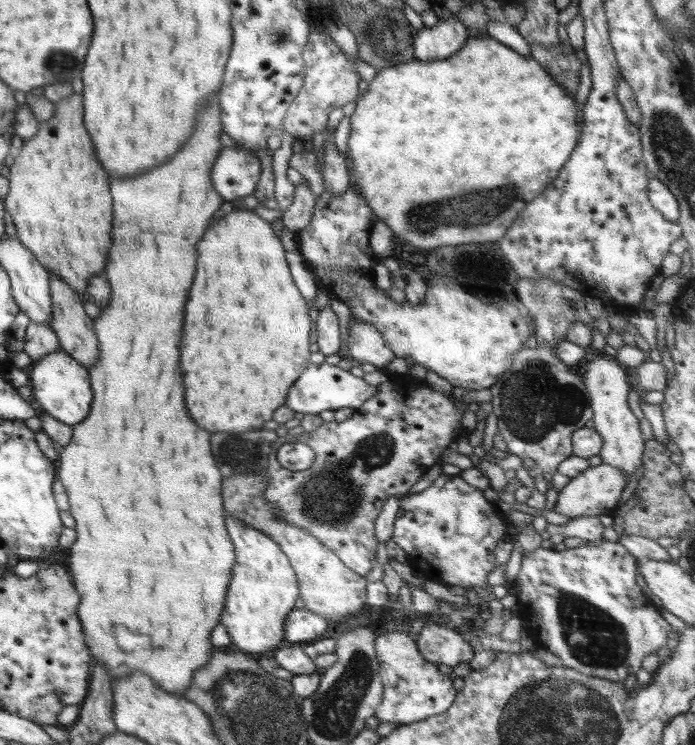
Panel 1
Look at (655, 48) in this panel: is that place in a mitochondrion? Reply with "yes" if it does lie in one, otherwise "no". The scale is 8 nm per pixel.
no

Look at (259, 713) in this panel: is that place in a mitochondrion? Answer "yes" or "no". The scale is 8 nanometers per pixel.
yes

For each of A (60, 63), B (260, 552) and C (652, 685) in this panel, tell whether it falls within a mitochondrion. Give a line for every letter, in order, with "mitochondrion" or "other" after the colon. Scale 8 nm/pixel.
A: mitochondrion
B: other
C: other

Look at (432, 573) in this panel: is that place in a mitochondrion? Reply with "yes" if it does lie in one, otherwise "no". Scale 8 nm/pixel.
no

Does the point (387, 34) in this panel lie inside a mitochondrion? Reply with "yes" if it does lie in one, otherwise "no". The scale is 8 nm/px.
yes

